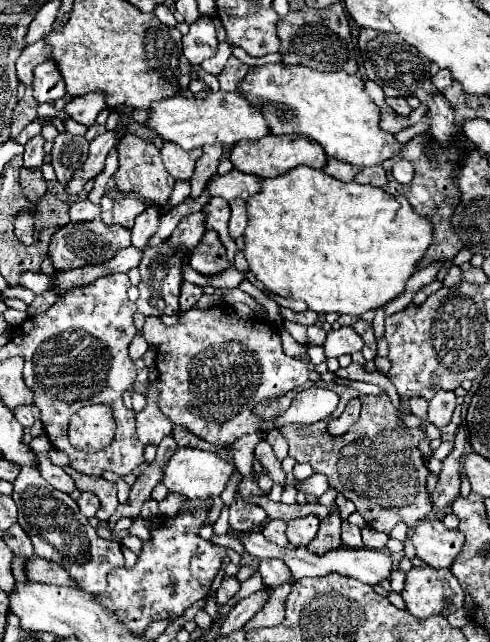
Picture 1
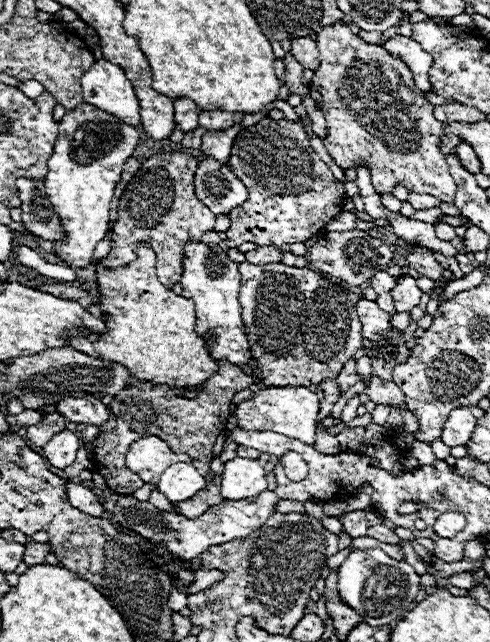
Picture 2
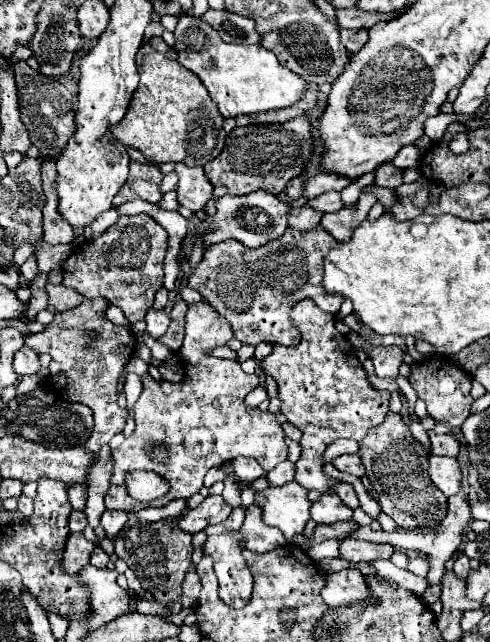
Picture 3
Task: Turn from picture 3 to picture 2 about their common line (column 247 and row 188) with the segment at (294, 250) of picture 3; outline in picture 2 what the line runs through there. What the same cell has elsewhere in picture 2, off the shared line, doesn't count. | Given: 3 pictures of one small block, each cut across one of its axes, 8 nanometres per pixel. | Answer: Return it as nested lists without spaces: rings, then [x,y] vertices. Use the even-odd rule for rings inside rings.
[[[262,118],[258,124],[242,128],[232,144],[228,166],[248,188],[248,200],[242,206],[232,208],[232,212],[228,214],[232,220],[230,228],[226,230],[228,248],[238,248],[244,242],[254,242],[258,246],[274,246],[274,248],[282,248],[284,244],[304,242],[316,236],[332,218],[336,218],[342,212],[344,184],[338,182],[330,172],[328,164],[322,162],[312,152],[308,136],[304,132],[304,124],[300,122],[290,122],[290,120],[274,122],[272,118]]]

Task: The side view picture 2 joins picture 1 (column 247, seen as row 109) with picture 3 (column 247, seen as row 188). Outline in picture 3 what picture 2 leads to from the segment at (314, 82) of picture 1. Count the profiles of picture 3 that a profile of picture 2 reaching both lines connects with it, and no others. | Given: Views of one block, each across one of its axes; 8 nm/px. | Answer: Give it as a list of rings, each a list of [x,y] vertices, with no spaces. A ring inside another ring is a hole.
[[[192,14],[178,16],[174,36],[176,36],[174,48],[178,52],[178,62],[202,80],[202,84],[210,92],[212,102],[218,106],[224,118],[288,108],[296,104],[302,98],[304,90],[308,88],[308,84],[304,84],[300,76],[296,76],[288,68],[282,68],[276,56],[266,48],[226,44],[206,20],[196,18]]]

